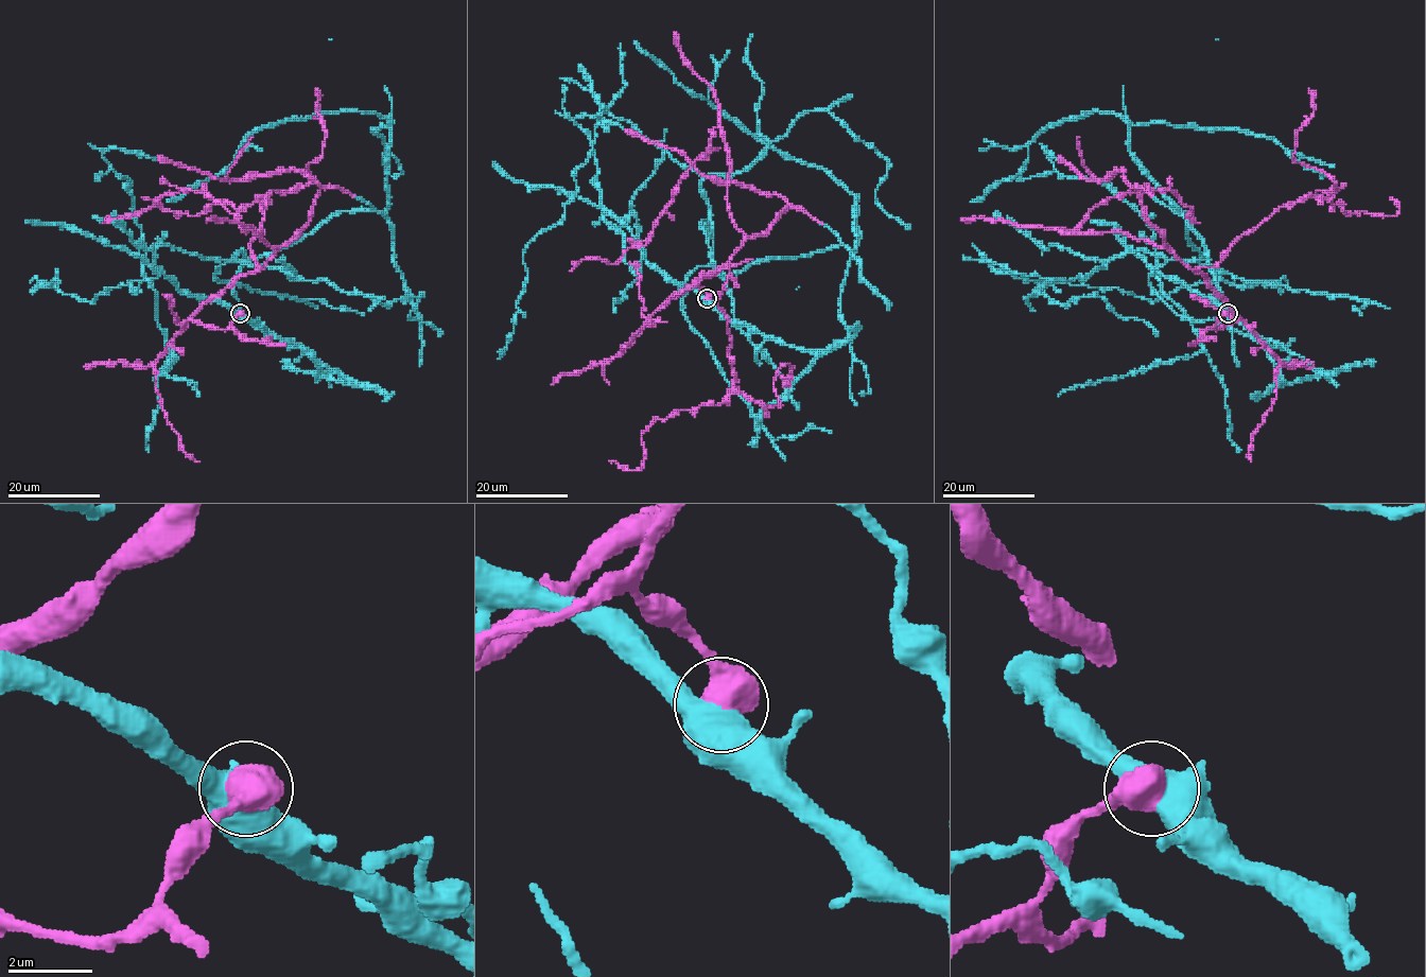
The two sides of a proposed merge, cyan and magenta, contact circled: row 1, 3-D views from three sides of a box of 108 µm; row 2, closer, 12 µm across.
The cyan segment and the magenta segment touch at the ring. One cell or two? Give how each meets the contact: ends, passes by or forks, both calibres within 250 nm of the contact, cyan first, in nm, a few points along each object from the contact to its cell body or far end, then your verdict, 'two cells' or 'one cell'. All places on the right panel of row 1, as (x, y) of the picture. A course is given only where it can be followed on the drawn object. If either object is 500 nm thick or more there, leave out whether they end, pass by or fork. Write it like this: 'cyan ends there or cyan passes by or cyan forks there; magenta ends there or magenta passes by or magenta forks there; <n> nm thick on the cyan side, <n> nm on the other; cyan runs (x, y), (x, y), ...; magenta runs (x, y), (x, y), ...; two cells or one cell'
440 nm thick on the cyan side, 750 nm on the other; cyan runs (1227, 312), (1248, 334), (1182, 318), (1149, 282), (1203, 257), (1115, 115), (1048, 126), (972, 203); magenta runs (1227, 312), (1216, 329), (1236, 315), (1163, 247), (1056, 228), (1149, 190), (1174, 193), (1200, 223); one cell

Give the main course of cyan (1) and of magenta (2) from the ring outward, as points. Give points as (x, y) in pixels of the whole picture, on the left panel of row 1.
1: (239, 312), (266, 334), (235, 294), (246, 259), (343, 211), (385, 210), (387, 120), (262, 126), (167, 203)
2: (239, 312), (223, 329), (192, 319), (276, 247), (207, 193), (161, 195), (103, 223)

